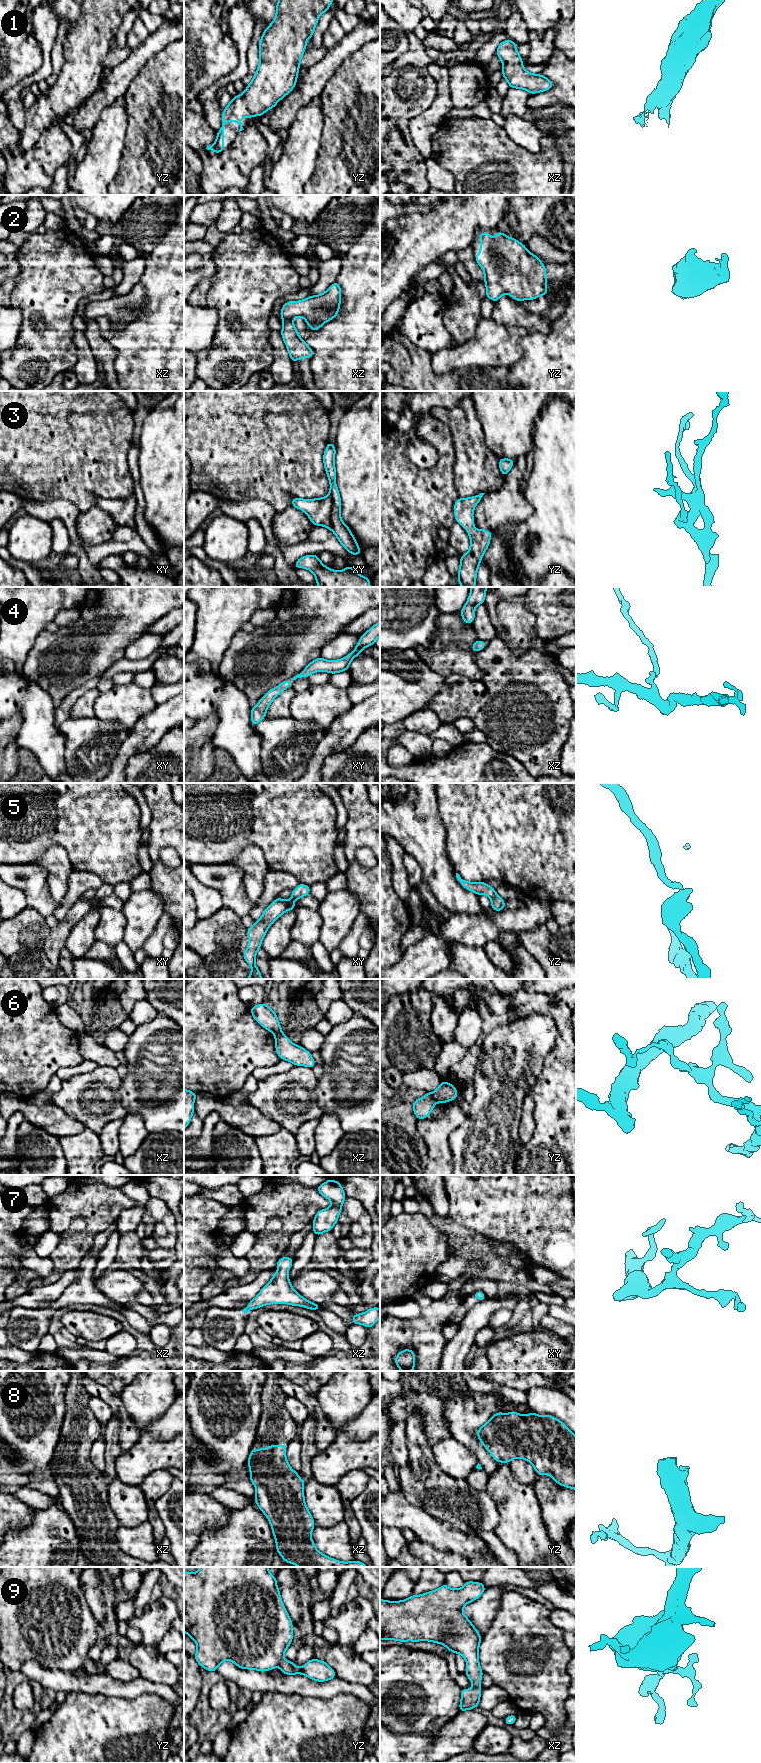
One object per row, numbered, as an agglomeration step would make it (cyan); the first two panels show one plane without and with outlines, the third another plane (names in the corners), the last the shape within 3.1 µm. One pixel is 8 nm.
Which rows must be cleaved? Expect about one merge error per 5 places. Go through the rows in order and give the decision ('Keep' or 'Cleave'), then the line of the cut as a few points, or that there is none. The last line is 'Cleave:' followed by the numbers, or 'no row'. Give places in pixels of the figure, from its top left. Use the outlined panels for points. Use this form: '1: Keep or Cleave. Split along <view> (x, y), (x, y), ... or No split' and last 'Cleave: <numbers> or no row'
1: Keep. No split
2: Keep. No split
3: Keep. No split
4: Keep. No split
5: Keep. No split
6: Cleave. Split along yz (431, 1093), (436, 1101)
7: Keep. No split
8: Keep. No split
9: Keep. No split
Cleave: 6

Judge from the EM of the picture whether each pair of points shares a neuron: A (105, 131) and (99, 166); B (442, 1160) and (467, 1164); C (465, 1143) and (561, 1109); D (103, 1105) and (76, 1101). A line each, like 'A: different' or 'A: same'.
A: same
B: different
C: different
D: same

